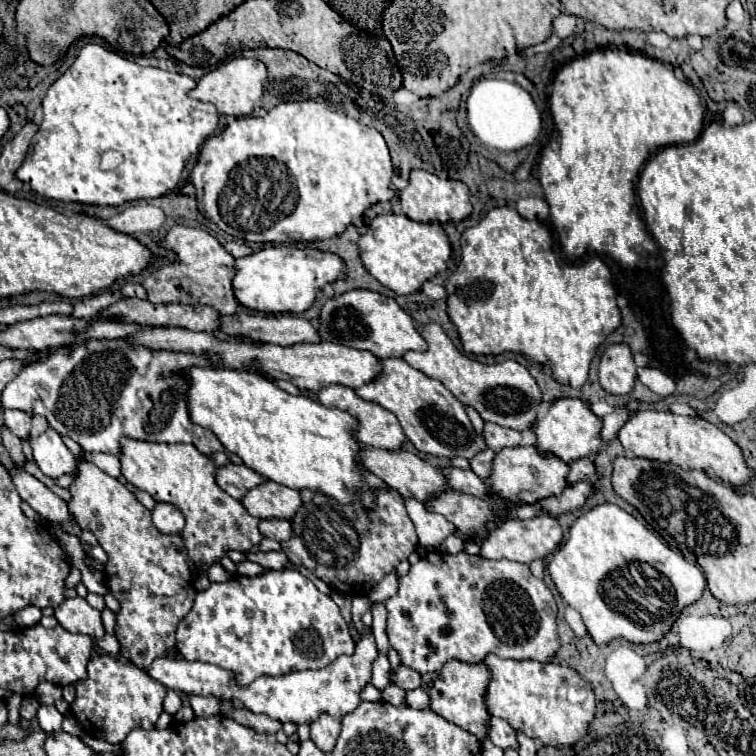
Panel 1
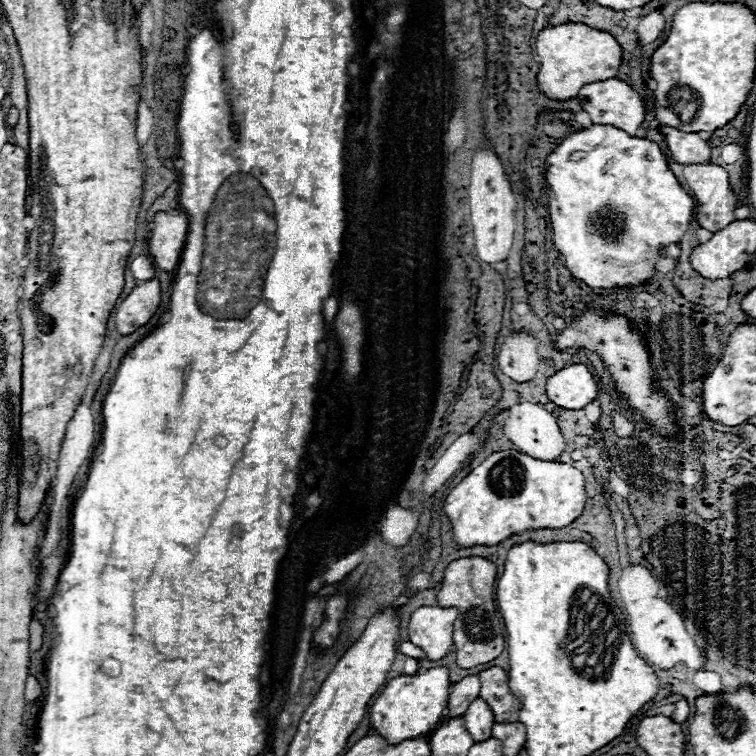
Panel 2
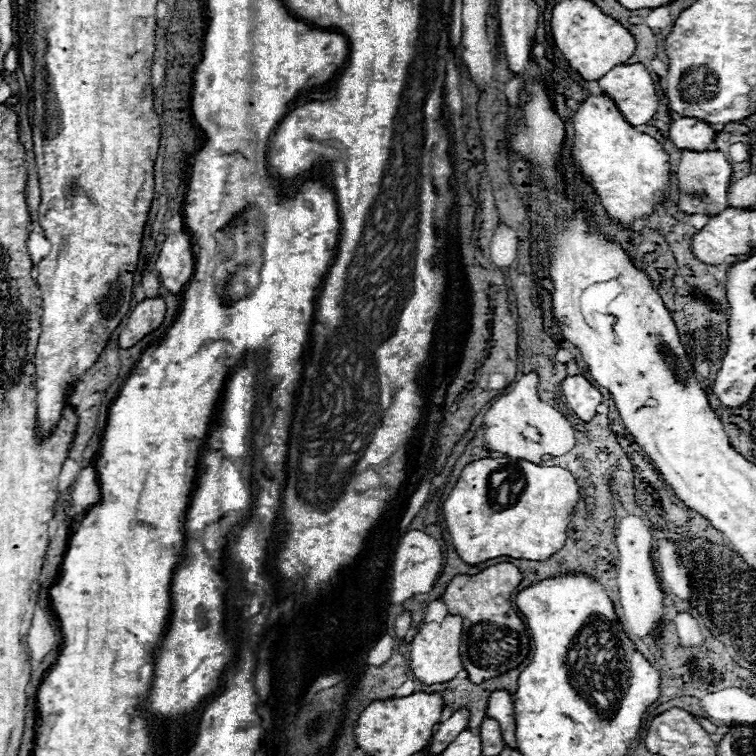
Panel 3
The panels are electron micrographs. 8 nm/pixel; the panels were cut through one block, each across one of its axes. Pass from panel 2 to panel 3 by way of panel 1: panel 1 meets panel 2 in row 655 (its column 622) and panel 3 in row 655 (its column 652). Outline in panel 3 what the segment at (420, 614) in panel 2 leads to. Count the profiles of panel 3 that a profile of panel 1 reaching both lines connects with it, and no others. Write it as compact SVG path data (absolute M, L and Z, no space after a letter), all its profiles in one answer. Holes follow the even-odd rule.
M448 614L442 622L426 622L414 640L410 642L410 670L424 684L444 684L462 670L460 660L460 636L462 636L462 618Z

